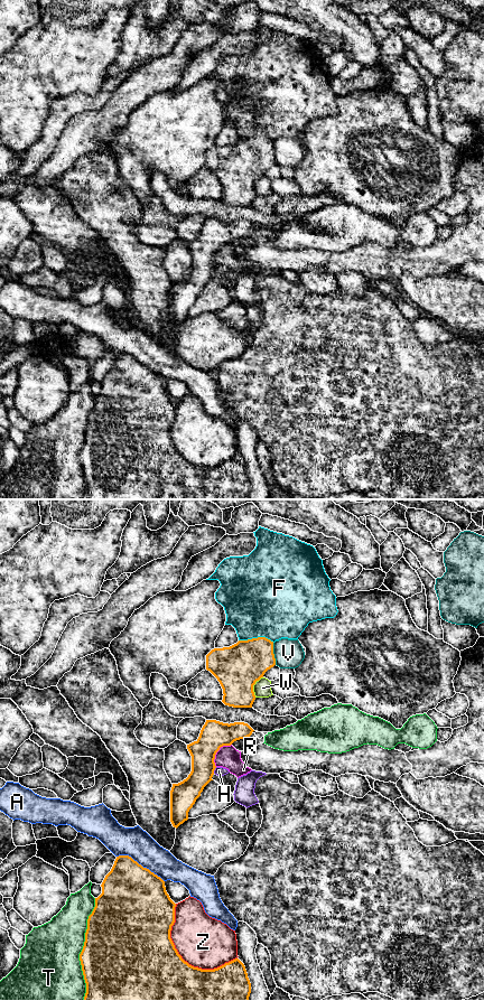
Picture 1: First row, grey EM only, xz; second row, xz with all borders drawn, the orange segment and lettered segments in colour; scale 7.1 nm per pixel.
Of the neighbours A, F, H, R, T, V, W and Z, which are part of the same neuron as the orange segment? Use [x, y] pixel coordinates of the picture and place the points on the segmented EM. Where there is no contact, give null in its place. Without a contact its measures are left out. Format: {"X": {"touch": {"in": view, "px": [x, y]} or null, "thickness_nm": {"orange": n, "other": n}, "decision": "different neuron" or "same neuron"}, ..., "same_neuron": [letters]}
{"A": {"touch": {"in": "xz", "px": [140, 864]}, "thickness_nm": {"orange": 460, "other": 220}, "decision": "different neuron"}, "F": {"touch": {"in": "xz", "px": [257, 638]}, "thickness_nm": {"orange": 320, "other": 480}, "decision": "different neuron"}, "H": {"touch": {"in": "xz", "px": [214, 769]}, "thickness_nm": {"orange": 200, "other": 60}, "decision": "different neuron"}, "R": {"touch": {"in": "xz", "px": [217, 750]}, "thickness_nm": {"orange": 200, "other": 160}, "decision": "different neuron"}, "T": {"touch": {"in": "xz", "px": [82, 950]}, "thickness_nm": {"orange": 500, "other": 440}, "decision": "different neuron"}, "V": {"touch": {"in": "xz", "px": [273, 654]}, "thickness_nm": {"orange": 320, "other": 200}, "decision": "different neuron"}, "W": {"touch": {"in": "xz", "px": [252, 686]}, "thickness_nm": {"orange": 320, "other": 130}, "decision": "different neuron"}, "Z": {"touch": {"in": "xz", "px": [182, 959]}, "thickness_nm": {"orange": 500, "other": 380}, "decision": "different neuron"}, "same_neuron": []}

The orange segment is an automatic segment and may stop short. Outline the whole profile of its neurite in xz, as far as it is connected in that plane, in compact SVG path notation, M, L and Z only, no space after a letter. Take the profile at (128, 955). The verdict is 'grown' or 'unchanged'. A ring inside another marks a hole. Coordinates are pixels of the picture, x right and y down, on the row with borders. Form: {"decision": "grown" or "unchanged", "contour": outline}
{"decision": "unchanged", "contour": "M129 855L117 857L105 876L102 894L87 919L80 961L86 993L84 1001L249 1001L251 983L244 964L235 958L214 970L202 970L185 962L170 938L176 904L166 891L165 881Z"}

